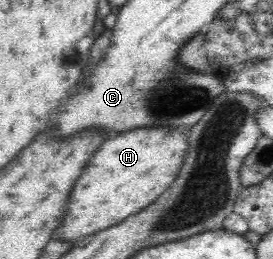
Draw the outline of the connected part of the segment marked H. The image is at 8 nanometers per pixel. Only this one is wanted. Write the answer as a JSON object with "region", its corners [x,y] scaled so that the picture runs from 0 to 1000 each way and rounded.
{"region":[[[498,498],[454,506],[396,537],[344,614],[308,653],[300,683],[264,730],[264,768],[242,807],[242,846],[212,876],[212,907],[256,931],[418,876],[476,834],[520,822],[564,784],[667,653],[689,583],[681,498]]]}

